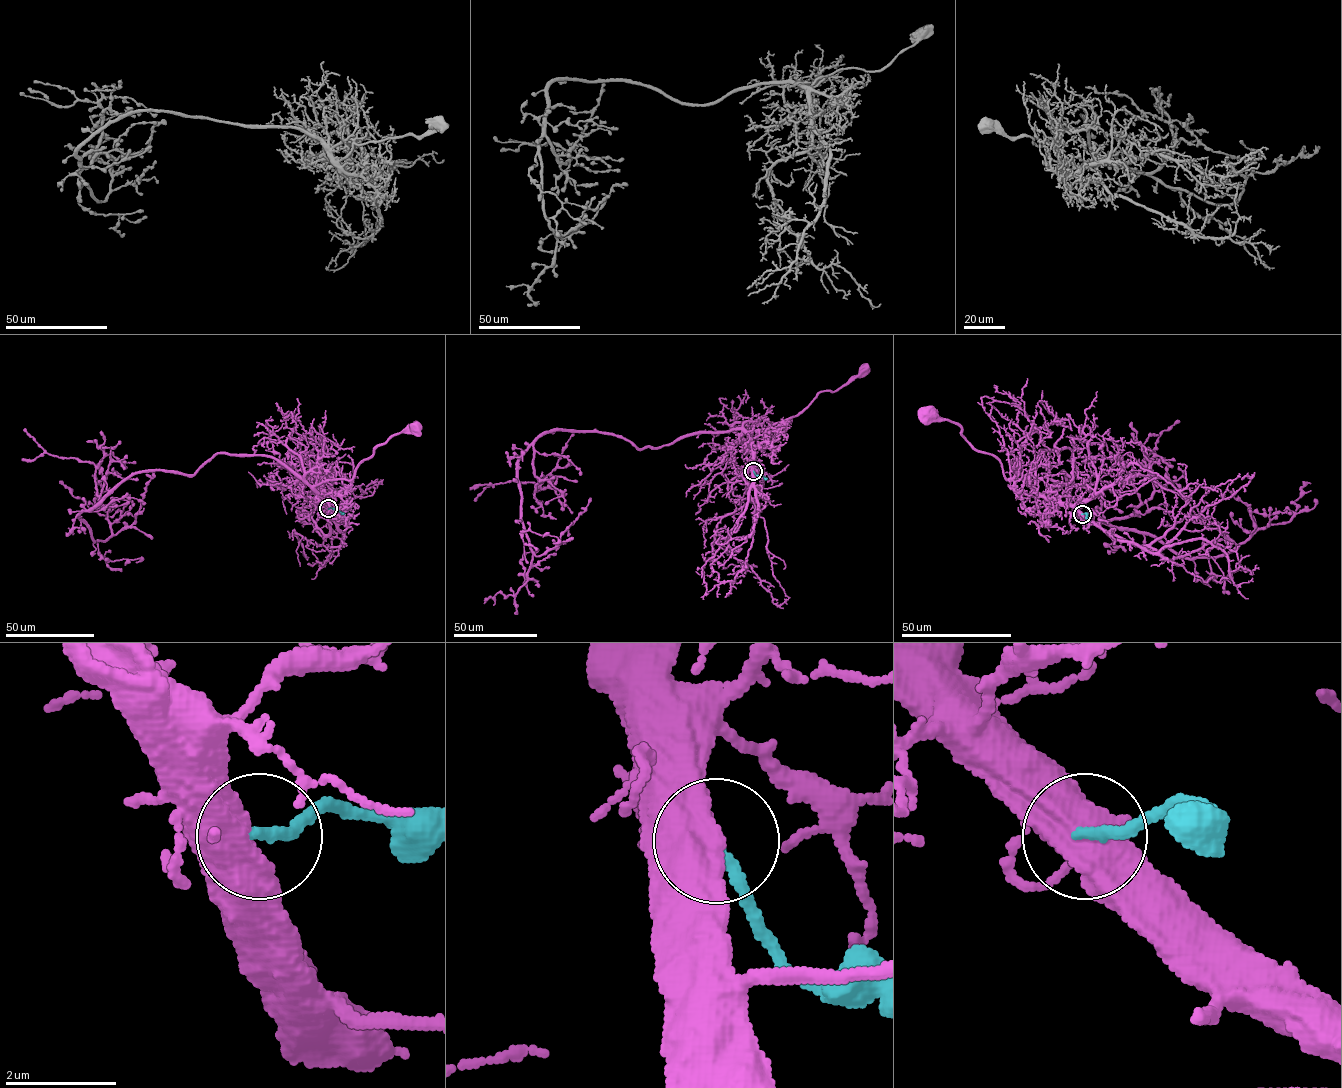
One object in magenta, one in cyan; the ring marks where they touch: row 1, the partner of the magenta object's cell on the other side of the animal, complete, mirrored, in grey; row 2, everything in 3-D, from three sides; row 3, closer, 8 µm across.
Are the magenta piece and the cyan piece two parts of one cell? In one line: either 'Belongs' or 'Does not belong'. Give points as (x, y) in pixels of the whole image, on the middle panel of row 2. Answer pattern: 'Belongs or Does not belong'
Does not belong

